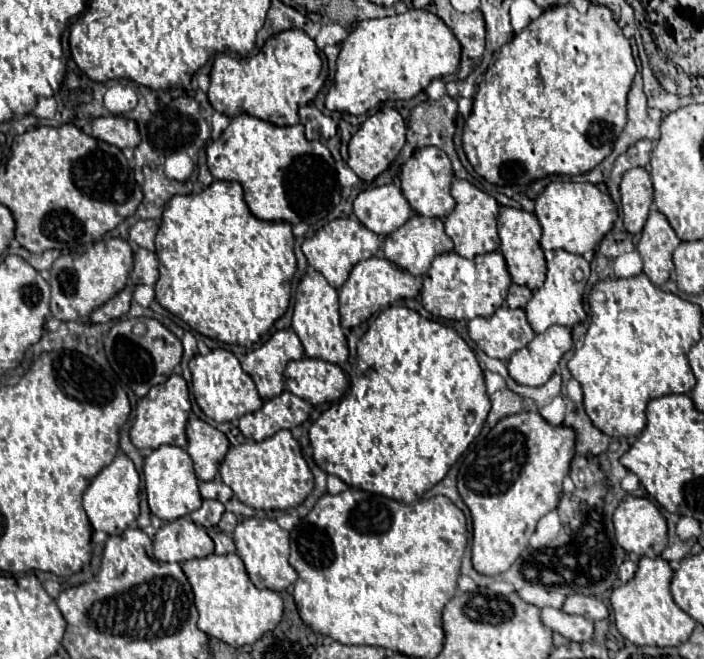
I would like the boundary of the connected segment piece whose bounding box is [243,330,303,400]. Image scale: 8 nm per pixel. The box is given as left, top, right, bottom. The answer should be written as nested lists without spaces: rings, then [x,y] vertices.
[[[293,330],[275,332],[265,344],[247,354],[243,370],[253,378],[263,400],[275,398],[283,392],[281,382],[287,362],[303,356],[303,344]]]

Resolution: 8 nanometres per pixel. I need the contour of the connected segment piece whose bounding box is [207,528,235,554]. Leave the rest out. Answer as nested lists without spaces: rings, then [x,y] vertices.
[[[217,528],[207,530],[207,532],[211,534],[211,538],[213,538],[213,542],[215,542],[215,552],[217,552],[217,554],[235,552],[235,542],[233,542],[233,538],[231,538],[231,536],[223,534],[223,532],[221,532],[221,530],[217,530]]]

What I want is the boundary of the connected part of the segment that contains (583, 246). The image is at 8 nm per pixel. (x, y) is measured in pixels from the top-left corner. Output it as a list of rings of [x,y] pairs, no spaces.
[[[551,182],[535,200],[535,214],[543,228],[541,246],[545,250],[567,250],[585,254],[593,250],[617,220],[617,206],[609,194],[603,194],[591,182]]]

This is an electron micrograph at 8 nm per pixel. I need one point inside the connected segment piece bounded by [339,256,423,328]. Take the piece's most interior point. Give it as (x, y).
(374, 283)

